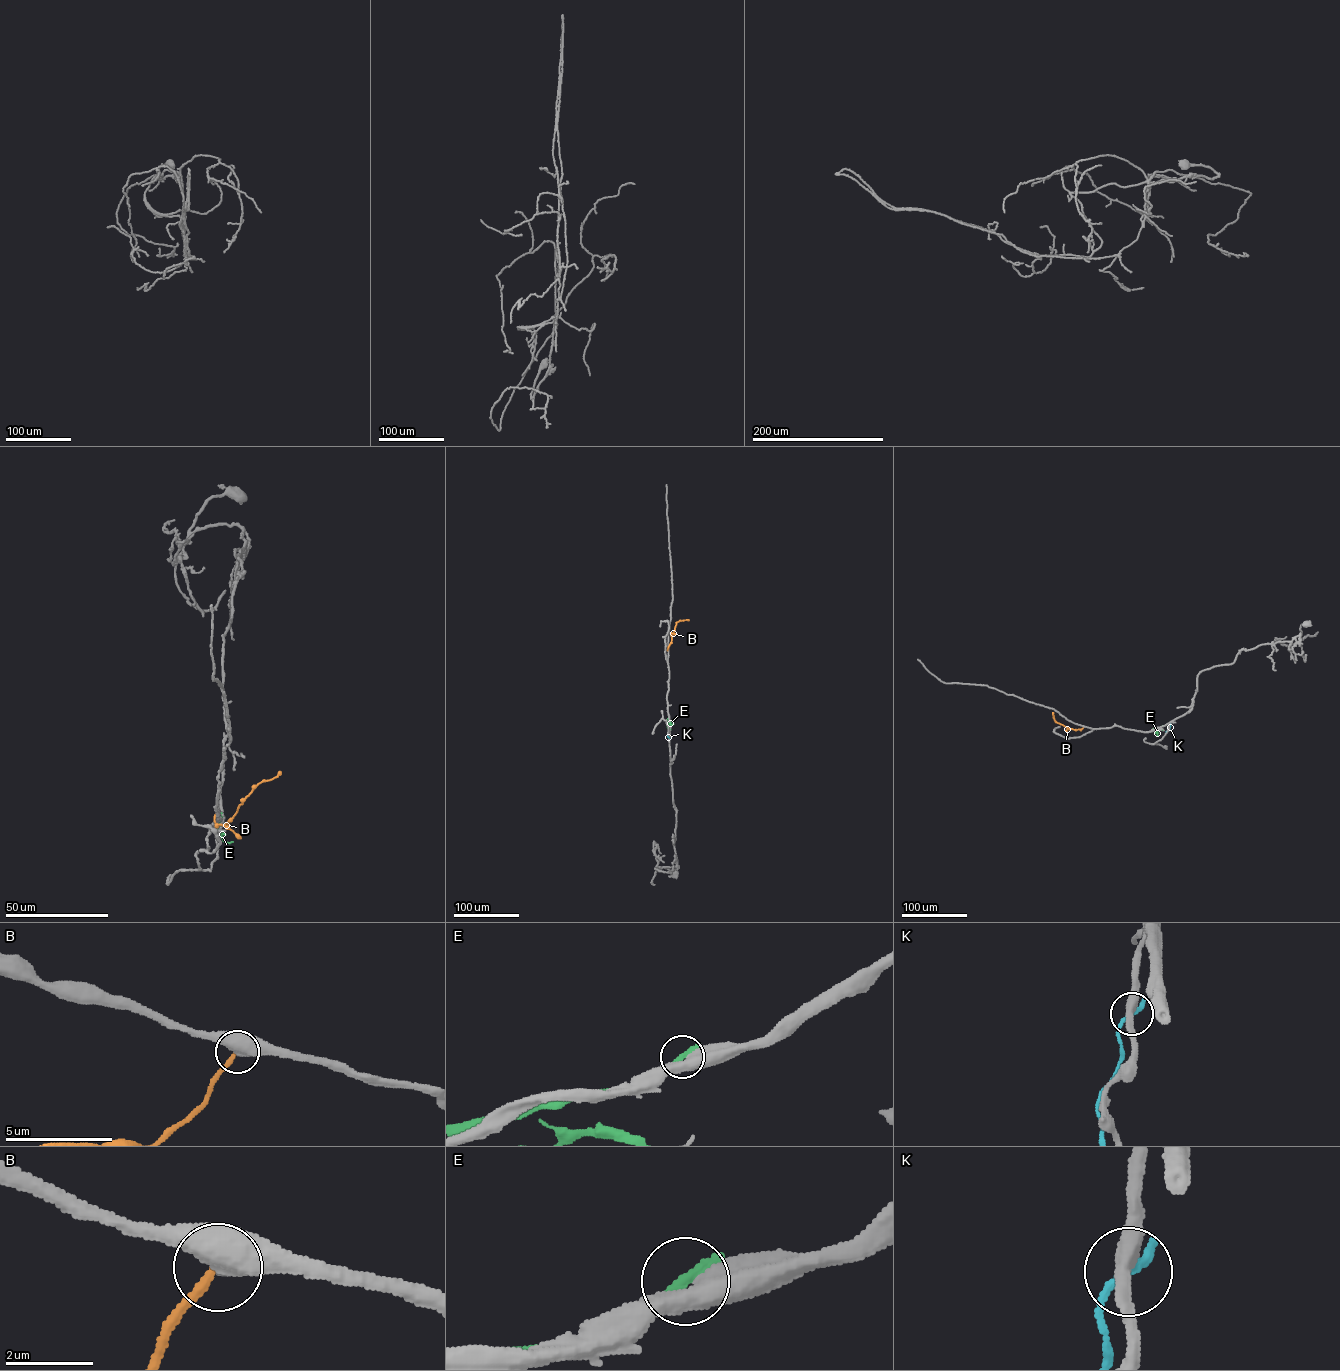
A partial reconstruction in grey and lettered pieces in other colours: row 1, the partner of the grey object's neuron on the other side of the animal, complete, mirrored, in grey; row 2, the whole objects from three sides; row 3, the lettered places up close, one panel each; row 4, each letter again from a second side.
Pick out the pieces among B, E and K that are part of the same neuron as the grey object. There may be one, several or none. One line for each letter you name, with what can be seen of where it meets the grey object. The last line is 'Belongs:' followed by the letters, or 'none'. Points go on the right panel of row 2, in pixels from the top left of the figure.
Belongs: none

